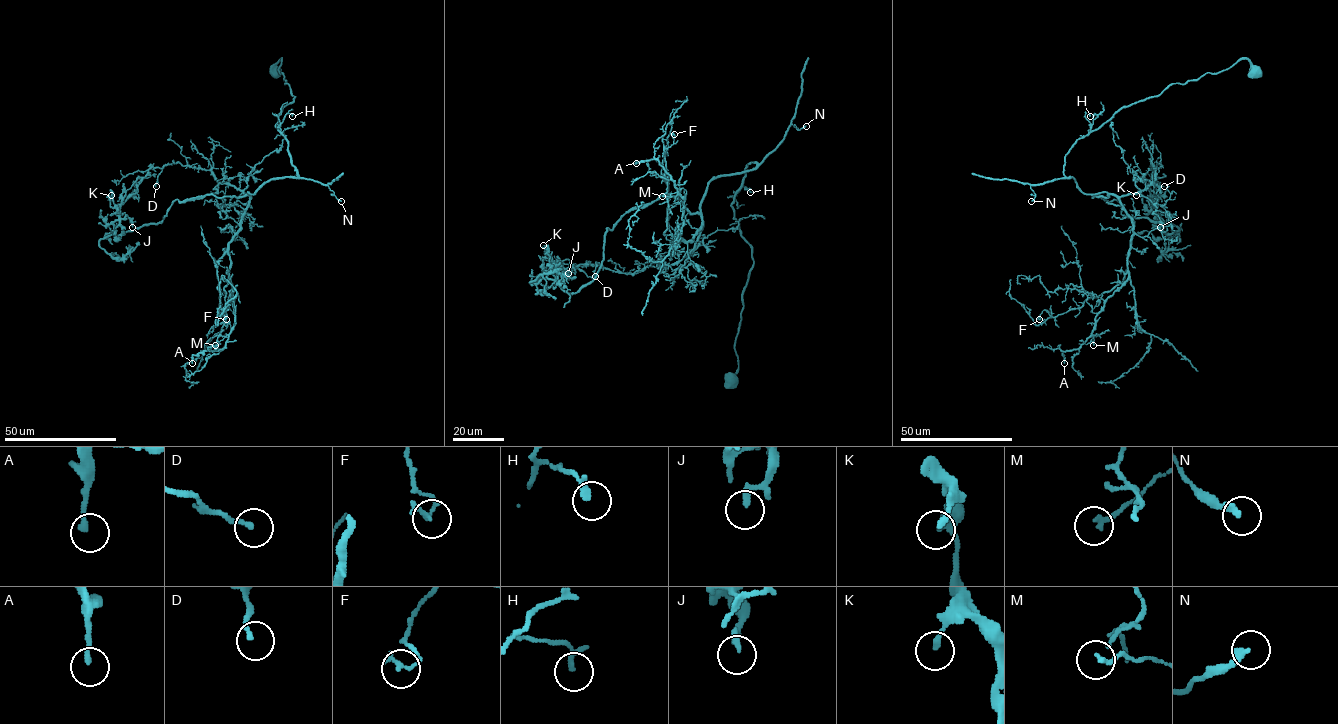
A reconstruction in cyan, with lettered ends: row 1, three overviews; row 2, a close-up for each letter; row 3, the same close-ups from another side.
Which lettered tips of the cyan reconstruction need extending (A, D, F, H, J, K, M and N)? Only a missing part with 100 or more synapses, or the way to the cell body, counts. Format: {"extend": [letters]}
{"extend": ["A"]}

